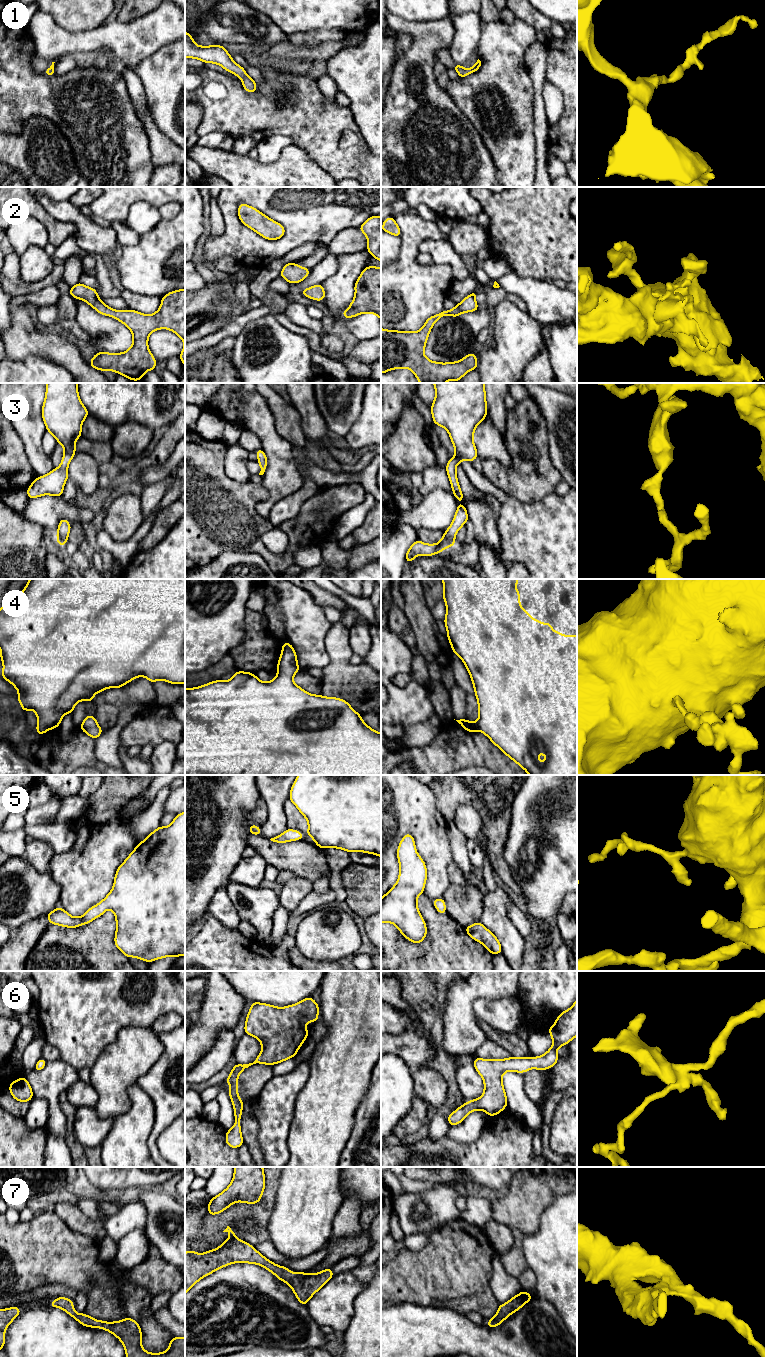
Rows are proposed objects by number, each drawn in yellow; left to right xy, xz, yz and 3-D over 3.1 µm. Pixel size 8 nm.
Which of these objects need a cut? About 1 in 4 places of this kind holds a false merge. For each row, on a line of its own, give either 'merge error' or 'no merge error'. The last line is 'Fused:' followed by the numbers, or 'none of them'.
1: no merge error
2: no merge error
3: no merge error
4: no merge error
5: no merge error
6: no merge error
7: no merge error
Fused: none of them

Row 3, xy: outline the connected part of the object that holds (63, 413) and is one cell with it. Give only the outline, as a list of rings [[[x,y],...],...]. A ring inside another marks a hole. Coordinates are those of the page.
[[[47,383],[46,395],[42,406],[42,419],[47,431],[64,447],[64,455],[58,468],[54,468],[47,475],[33,480],[31,486],[27,488],[29,499],[42,495],[62,496],[65,482],[68,480],[68,465],[76,454],[75,442],[82,436],[82,423],[88,415],[89,411],[79,398],[77,383]]]

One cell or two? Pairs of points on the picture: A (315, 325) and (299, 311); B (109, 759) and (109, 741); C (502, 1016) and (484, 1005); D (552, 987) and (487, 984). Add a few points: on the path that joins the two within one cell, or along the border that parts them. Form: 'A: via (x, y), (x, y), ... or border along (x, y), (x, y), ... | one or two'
A: via (311, 324), (302, 315) | one
B: via (109, 755), (109, 745) | one
C: via (498, 1013), (488, 1009) | one
D: border along (519, 981), (515, 995) | two

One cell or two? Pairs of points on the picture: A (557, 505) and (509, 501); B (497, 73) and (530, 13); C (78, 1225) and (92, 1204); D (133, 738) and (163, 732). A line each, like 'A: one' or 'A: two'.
A: one
B: two
C: two
D: one

